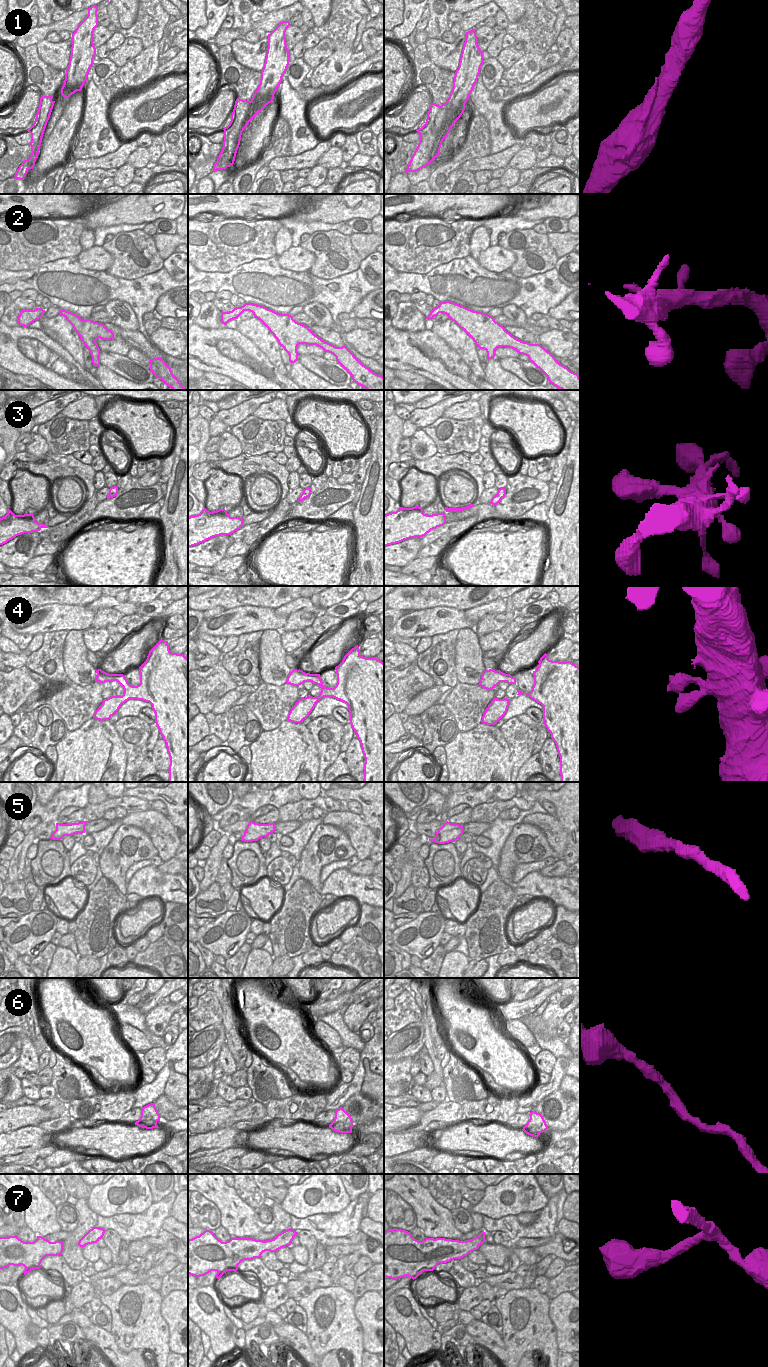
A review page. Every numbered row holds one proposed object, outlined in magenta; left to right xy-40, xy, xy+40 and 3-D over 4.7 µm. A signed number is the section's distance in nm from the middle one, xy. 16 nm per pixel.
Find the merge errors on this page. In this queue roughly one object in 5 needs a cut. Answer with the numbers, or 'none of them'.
none of them

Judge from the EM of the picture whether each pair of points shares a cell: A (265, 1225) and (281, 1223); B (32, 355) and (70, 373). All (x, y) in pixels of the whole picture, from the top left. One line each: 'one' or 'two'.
A: two
B: one

